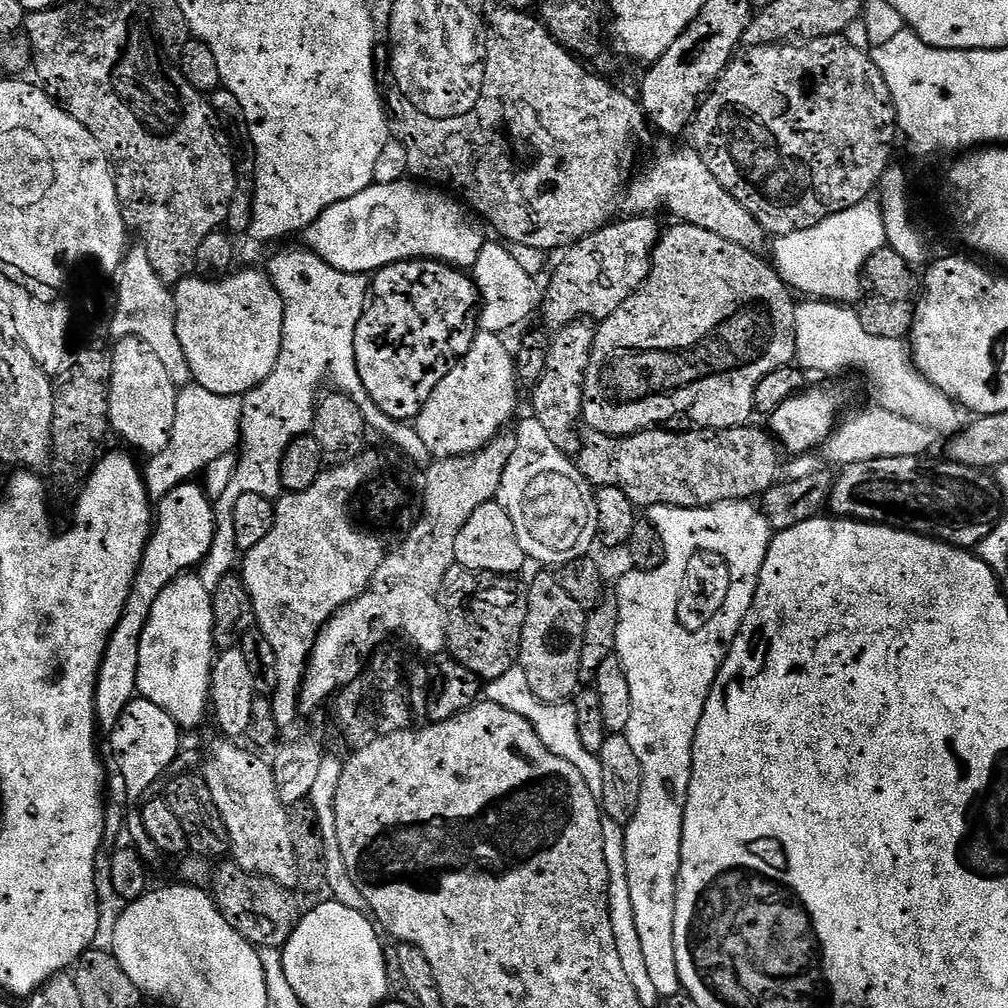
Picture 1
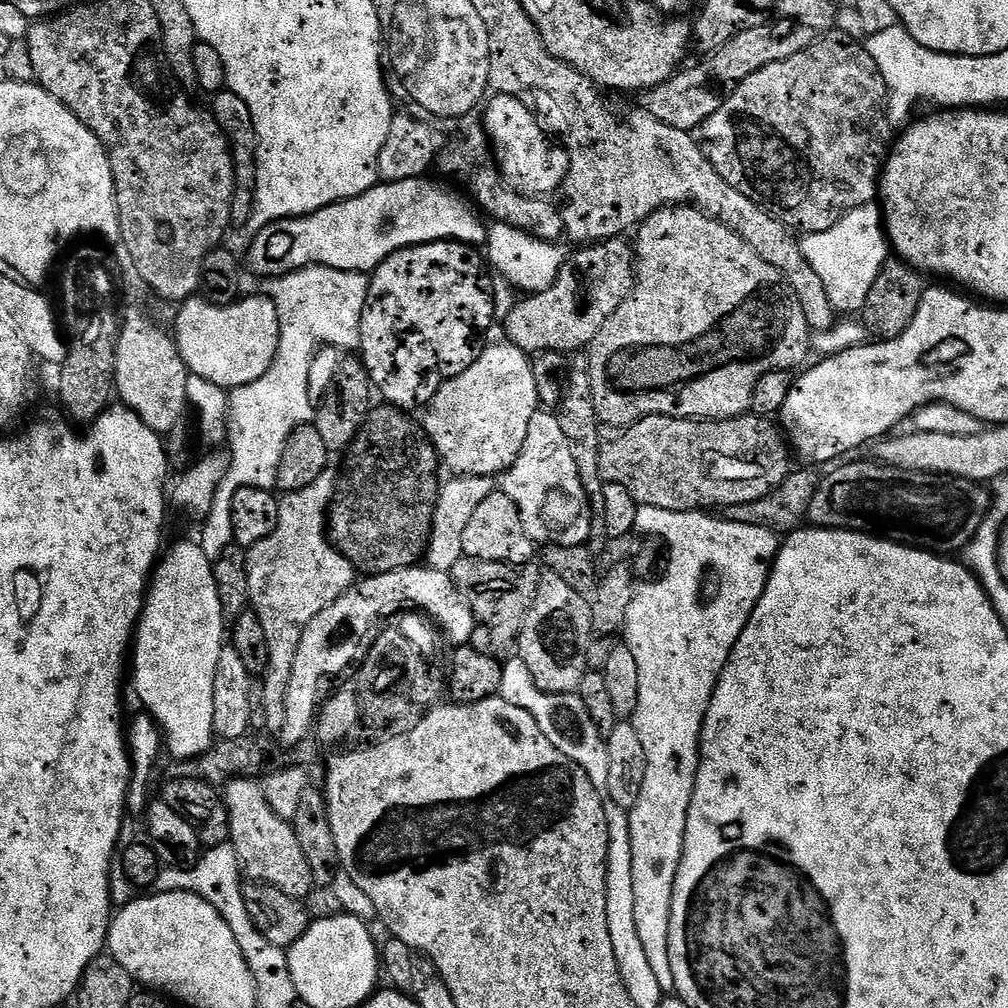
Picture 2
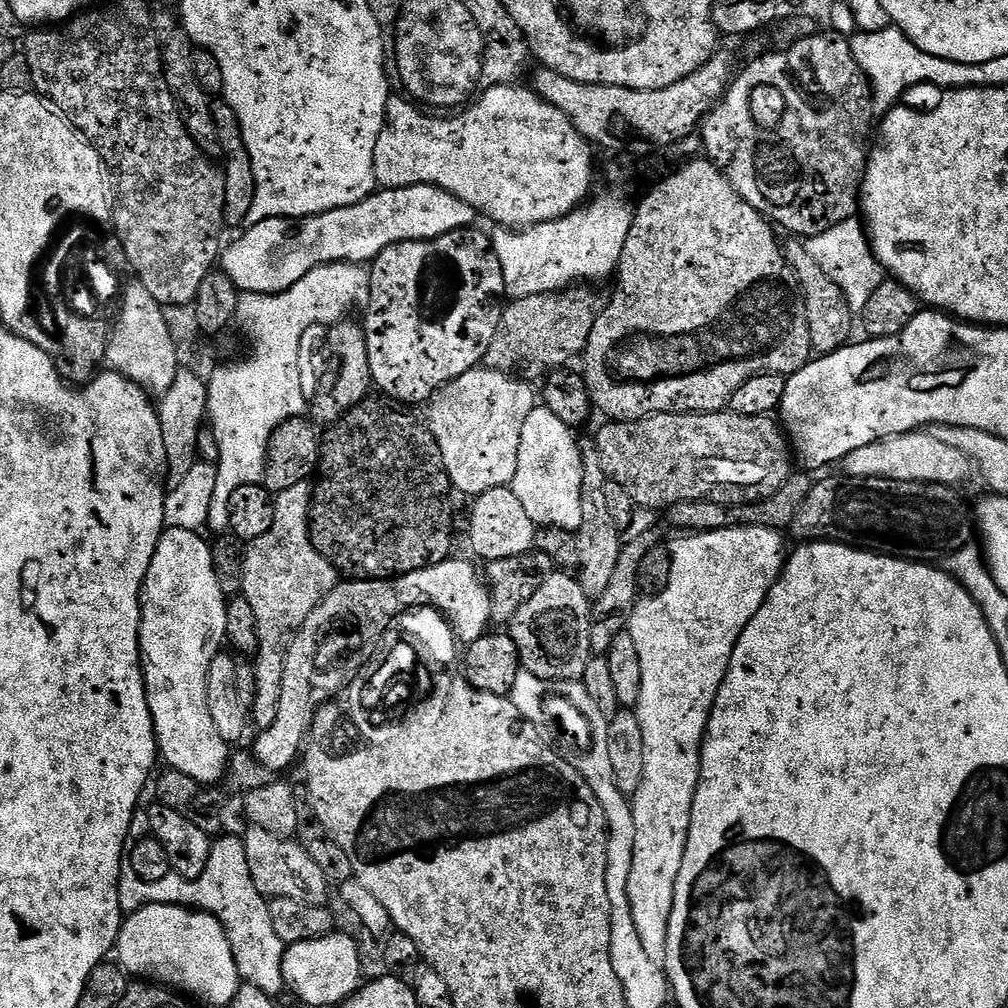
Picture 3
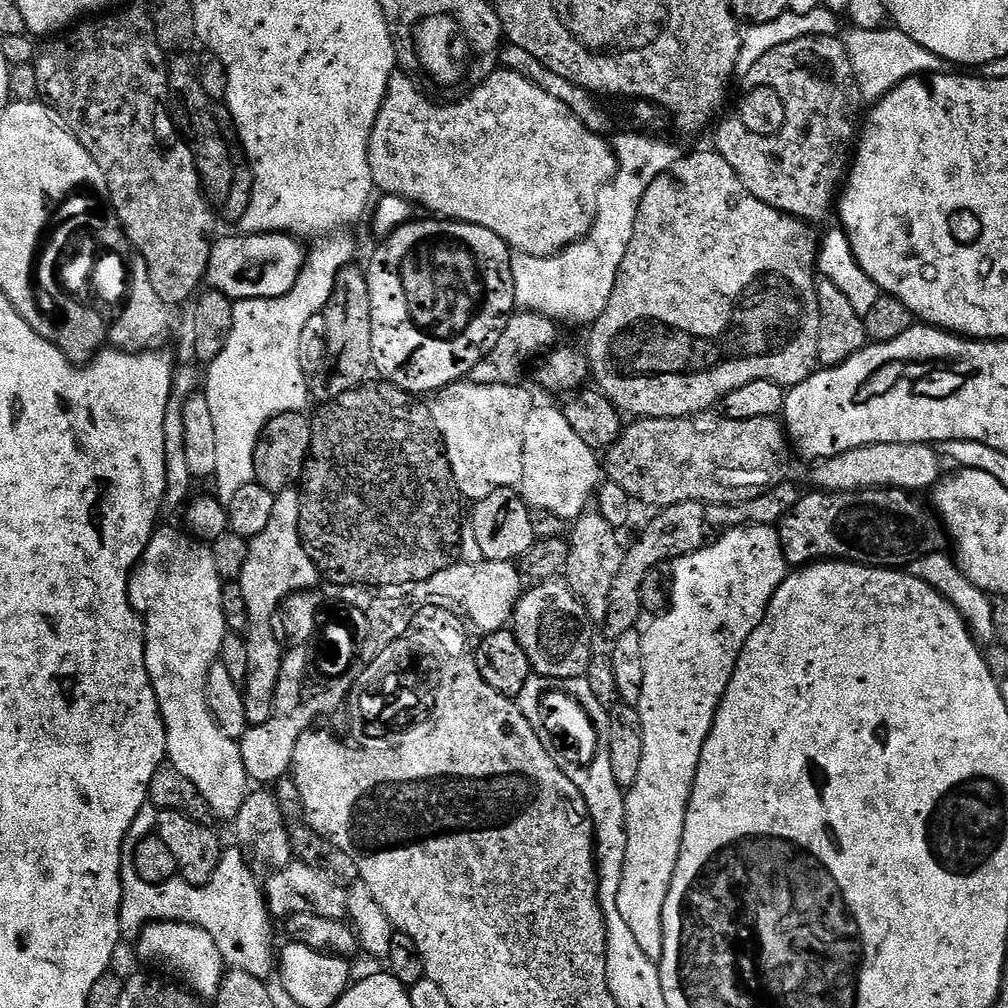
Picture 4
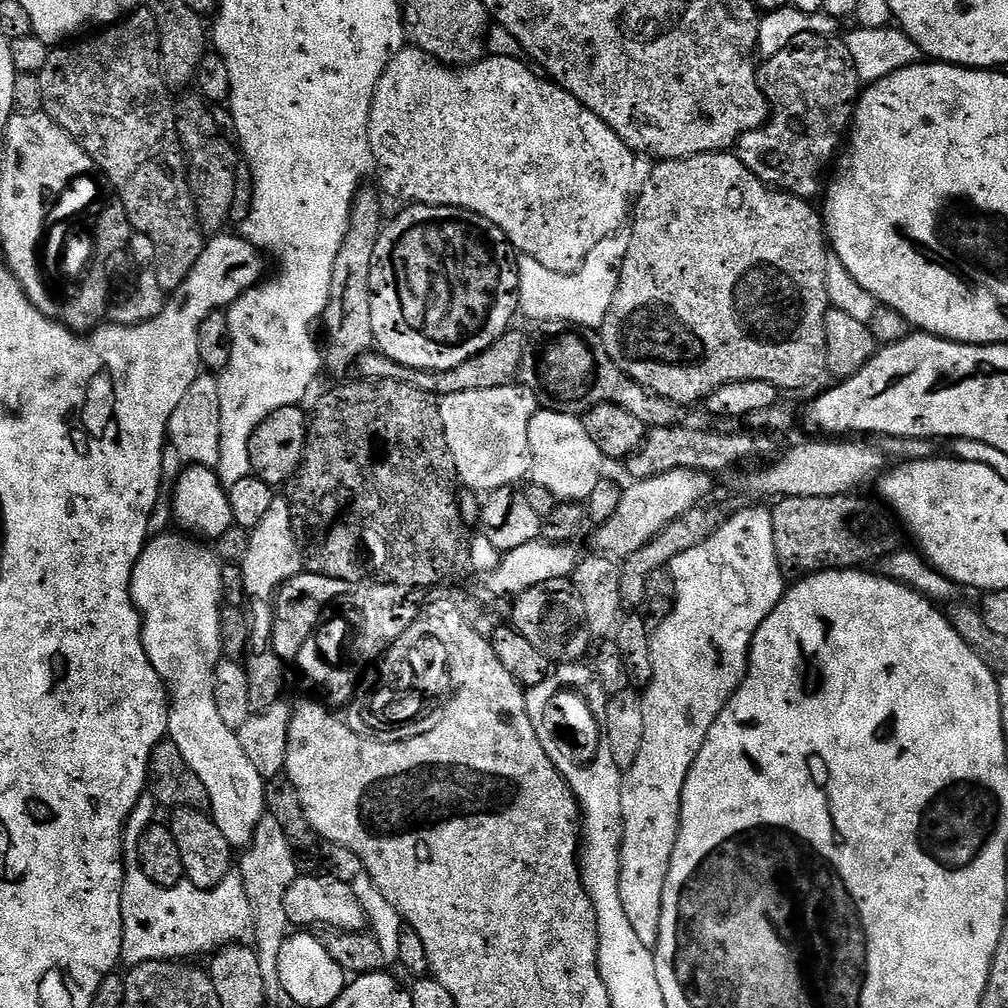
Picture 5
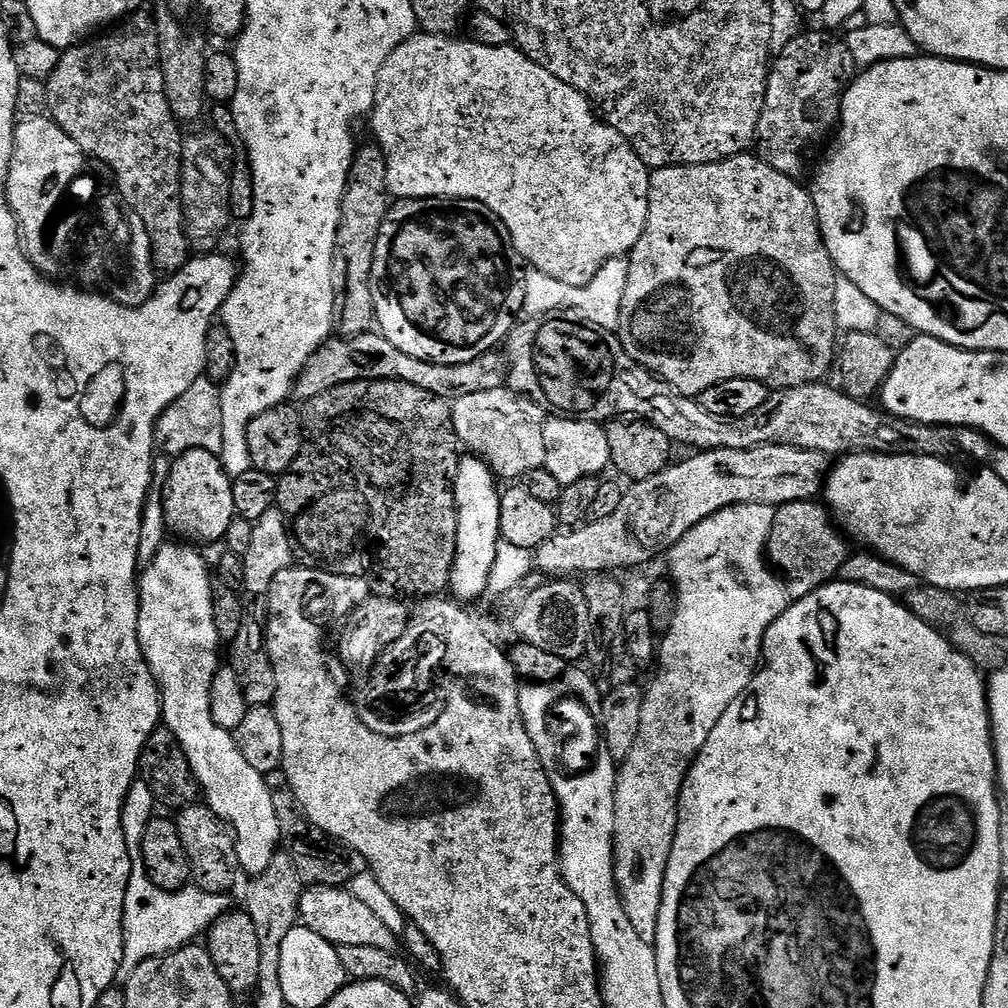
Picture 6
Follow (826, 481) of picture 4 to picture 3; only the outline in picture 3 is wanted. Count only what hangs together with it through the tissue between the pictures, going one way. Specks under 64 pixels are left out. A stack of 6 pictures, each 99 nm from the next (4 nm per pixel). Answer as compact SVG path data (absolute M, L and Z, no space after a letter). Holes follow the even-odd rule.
M931 431L907 432L890 438L882 438L878 442L870 442L870 446L862 446L851 454L846 454L842 461L843 475L850 478L886 478L894 482L922 482L923 484L960 483L974 472L971 460L962 454L962 450L954 450L949 444L934 438Z

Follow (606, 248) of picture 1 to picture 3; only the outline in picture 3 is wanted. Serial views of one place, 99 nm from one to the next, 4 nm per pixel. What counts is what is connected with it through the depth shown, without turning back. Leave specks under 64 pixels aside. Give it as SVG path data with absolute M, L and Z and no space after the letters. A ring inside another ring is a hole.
M573 286L562 292L547 292L530 298L512 300L505 307L494 342L484 355L483 367L506 372L528 382L536 382L548 373L567 365L588 345L590 330L600 317L602 300L588 286Z

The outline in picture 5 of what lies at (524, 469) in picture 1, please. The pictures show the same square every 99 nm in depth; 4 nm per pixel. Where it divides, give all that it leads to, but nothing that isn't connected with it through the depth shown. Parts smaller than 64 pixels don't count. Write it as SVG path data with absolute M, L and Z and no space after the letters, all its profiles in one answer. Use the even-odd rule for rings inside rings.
M537 410L534 418L530 418L530 450L532 451L531 483L550 490L550 493L556 496L557 501L587 501L594 486L598 486L598 482L605 475L606 458L602 454L602 450L598 450L598 446L594 446L594 438L590 438L590 434L586 434L583 419L571 412Z

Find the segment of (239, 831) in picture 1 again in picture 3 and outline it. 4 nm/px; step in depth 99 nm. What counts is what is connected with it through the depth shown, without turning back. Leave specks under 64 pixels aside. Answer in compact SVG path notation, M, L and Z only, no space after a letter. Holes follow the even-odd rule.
M259 826L249 827L242 839L246 846L246 862L250 862L250 878L254 878L254 886L268 900L278 898L294 898L294 902L306 902L306 906L327 905L330 885L326 874L306 854L304 847L295 839L277 836Z

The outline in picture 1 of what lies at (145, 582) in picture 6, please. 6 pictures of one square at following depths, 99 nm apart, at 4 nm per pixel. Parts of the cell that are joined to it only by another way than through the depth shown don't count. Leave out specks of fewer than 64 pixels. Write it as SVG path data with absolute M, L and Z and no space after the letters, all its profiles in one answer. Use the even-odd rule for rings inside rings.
M199 575L179 576L166 590L158 594L158 602L148 615L146 630L142 630L142 646L138 650L138 686L137 693L143 699L160 706L181 730L196 728L210 712L208 691L212 681L214 663L214 614L212 613L212 593L202 586Z

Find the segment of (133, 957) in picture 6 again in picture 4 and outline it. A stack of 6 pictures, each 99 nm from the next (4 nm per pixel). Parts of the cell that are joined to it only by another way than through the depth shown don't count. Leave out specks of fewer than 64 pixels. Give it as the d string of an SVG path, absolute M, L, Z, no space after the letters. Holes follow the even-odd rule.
M151 802L144 804L142 810L138 810L138 818L134 818L134 826L130 826L124 839L122 846L122 902L120 903L121 937L125 941L135 942L139 940L140 933L149 924L161 924L162 922L193 924L206 930L206 934L210 934L210 938L214 938L214 942L218 942L218 950L229 969L237 968L246 974L254 974L254 978L267 981L271 972L273 975L274 965L278 960L278 944L276 948L275 942L272 941L274 917L268 910L267 902L264 901L264 889L261 881L259 879L256 881L255 874L257 875L257 873L248 857L240 851L239 847L225 847L220 858L220 868L209 884L197 886L187 884L185 880L179 878L167 880L164 884L142 882L142 878L138 878L138 870L134 870L134 850L138 850L138 842L142 842L142 838L153 835L157 815L158 809L155 804Z

